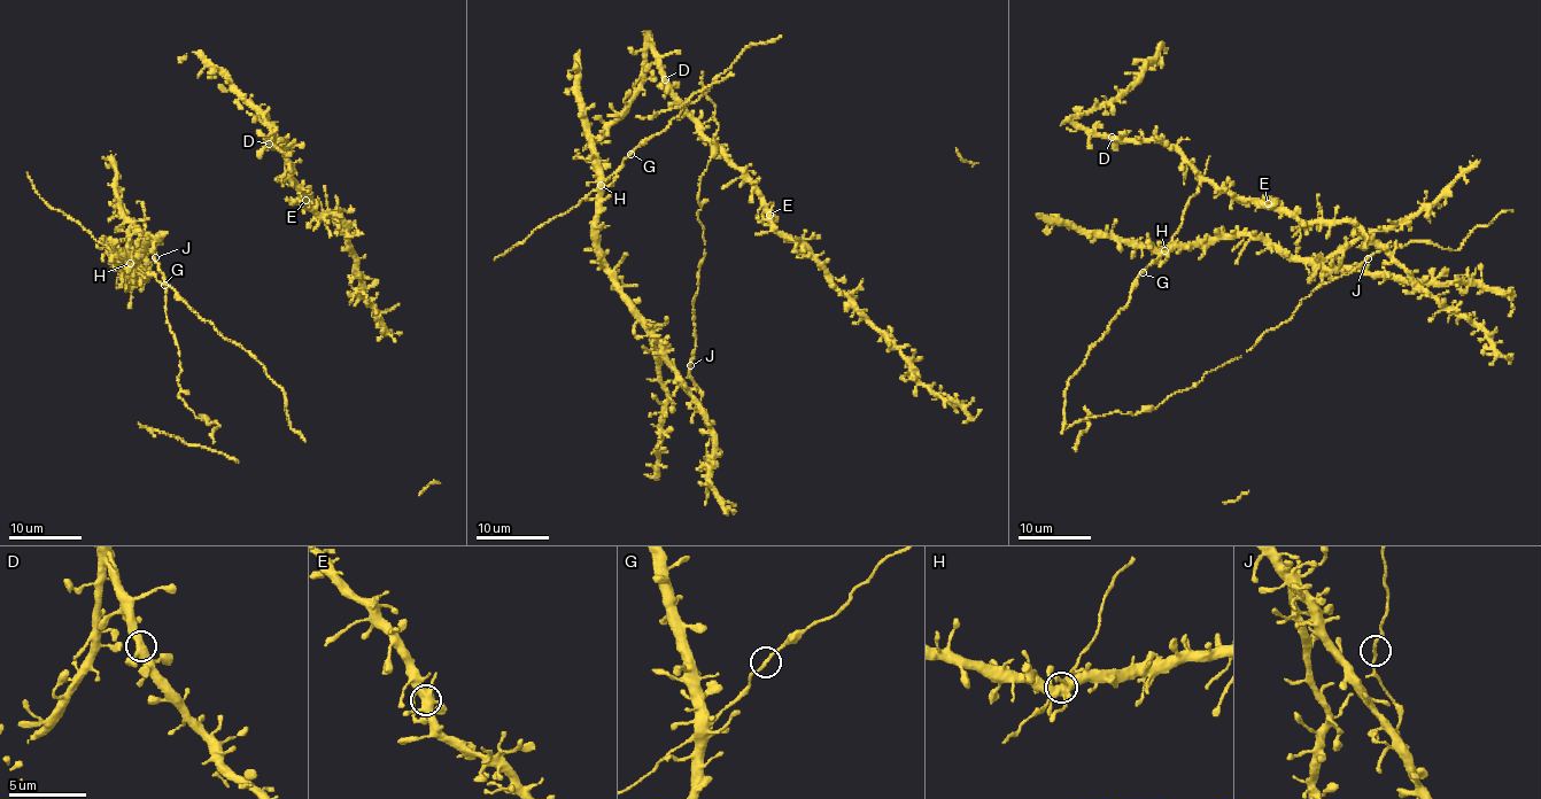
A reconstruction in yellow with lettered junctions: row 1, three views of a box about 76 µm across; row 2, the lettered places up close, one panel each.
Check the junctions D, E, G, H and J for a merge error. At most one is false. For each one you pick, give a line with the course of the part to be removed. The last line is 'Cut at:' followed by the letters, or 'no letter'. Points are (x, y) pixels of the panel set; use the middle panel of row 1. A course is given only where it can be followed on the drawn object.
Cut at: no letter

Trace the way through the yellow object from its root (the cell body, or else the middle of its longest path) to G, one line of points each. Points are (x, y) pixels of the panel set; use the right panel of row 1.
G: (1164, 247), (1143, 273)

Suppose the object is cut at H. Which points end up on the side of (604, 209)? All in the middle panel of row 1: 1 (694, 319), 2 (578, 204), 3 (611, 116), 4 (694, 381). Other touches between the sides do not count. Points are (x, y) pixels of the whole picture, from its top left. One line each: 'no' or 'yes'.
1: no
2: no
3: no
4: no

